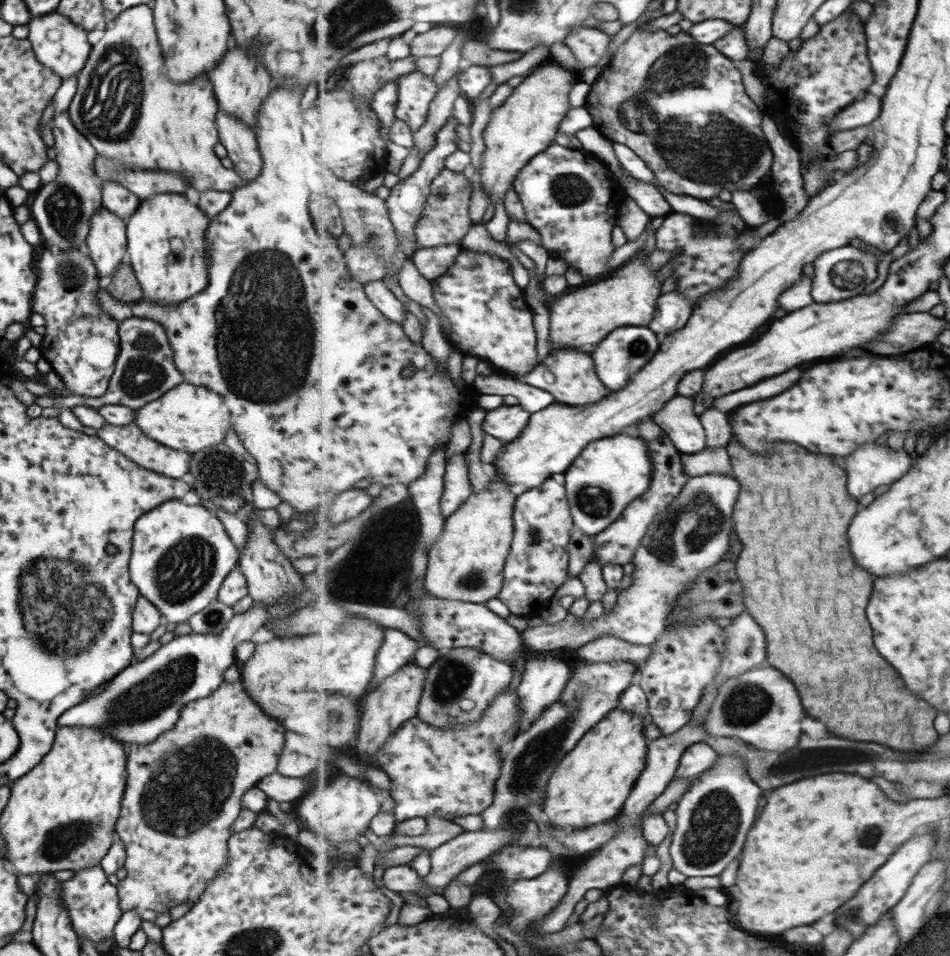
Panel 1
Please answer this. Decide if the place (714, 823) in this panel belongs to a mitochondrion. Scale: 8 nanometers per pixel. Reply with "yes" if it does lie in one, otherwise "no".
yes

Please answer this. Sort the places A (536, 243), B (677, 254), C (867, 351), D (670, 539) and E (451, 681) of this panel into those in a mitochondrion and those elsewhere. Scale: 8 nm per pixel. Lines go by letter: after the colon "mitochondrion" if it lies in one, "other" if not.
A: other
B: other
C: other
D: mitochondrion
E: mitochondrion

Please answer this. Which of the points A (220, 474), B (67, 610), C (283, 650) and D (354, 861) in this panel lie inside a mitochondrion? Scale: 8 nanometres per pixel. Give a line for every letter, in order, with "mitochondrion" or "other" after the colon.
A: mitochondrion
B: mitochondrion
C: other
D: other

